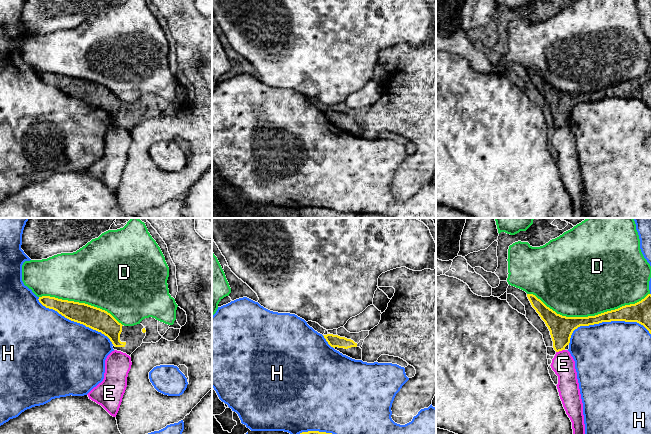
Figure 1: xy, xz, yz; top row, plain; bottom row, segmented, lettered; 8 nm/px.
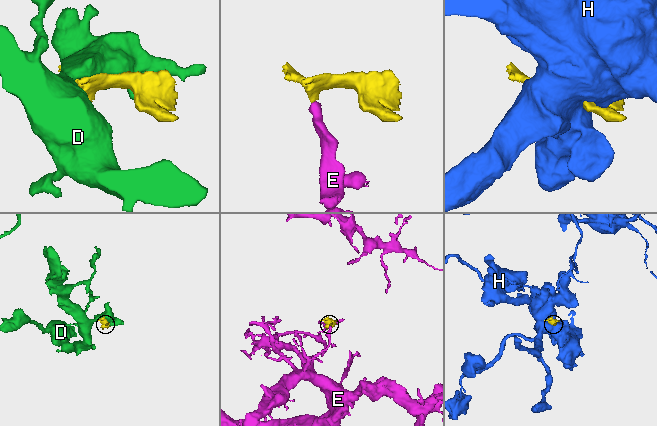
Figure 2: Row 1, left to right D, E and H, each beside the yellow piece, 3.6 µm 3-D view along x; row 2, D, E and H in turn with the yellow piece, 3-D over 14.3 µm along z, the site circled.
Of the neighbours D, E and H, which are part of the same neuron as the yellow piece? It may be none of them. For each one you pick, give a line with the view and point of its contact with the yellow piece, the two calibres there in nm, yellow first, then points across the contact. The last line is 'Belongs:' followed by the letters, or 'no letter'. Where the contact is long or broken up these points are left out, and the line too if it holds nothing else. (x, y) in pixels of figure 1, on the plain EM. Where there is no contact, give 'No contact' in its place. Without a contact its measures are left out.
Belongs: no letter

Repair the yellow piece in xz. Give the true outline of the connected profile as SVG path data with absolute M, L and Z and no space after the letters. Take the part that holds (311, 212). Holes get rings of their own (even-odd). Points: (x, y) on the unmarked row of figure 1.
M308 207L295 212L298 218L361 218L361 214L352 212L336 212L332 209Z

